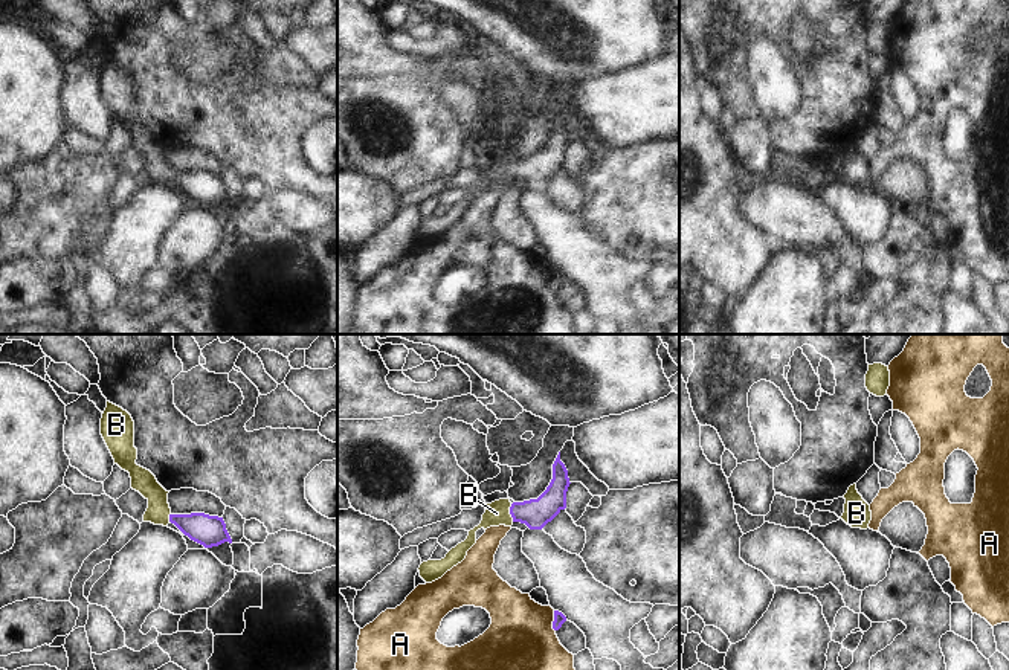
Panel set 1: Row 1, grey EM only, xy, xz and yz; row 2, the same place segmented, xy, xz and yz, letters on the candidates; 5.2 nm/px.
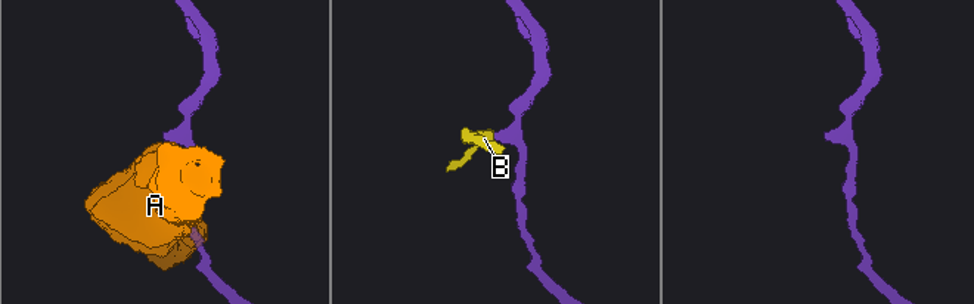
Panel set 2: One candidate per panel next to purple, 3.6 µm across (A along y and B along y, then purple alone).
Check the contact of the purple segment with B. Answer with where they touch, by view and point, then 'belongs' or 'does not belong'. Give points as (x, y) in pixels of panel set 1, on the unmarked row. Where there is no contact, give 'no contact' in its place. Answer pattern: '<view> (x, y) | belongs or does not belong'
xz (510, 171) | belongs

